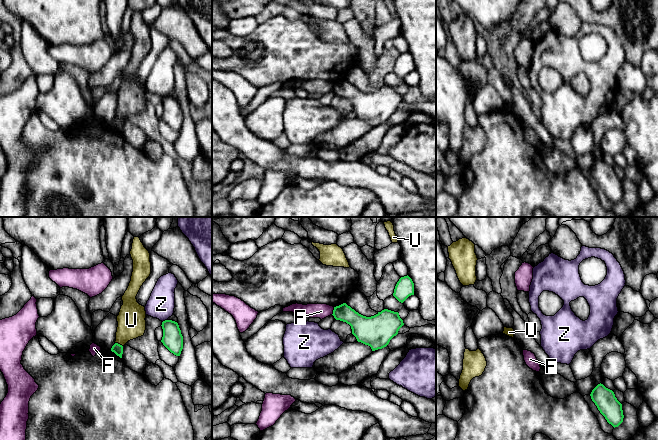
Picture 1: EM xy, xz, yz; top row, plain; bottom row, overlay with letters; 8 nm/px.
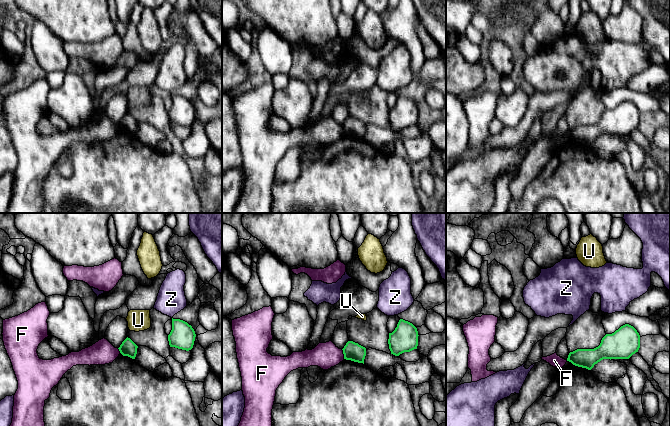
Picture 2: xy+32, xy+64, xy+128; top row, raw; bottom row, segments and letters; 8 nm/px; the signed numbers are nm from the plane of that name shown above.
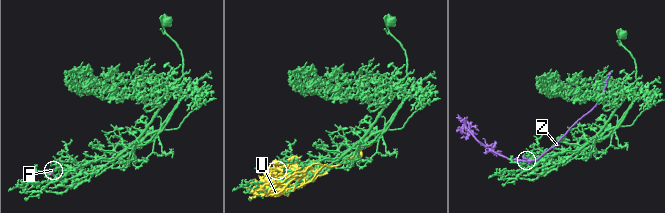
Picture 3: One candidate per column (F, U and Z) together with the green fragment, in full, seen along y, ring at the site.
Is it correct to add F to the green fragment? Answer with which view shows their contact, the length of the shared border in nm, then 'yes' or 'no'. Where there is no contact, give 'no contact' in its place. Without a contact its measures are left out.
contact in xz; length 70 nm; no

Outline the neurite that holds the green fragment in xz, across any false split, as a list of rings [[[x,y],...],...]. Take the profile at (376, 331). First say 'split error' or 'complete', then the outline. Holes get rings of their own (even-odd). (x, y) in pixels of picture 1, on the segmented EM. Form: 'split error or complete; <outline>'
complete; [[[346,303],[334,307],[332,315],[336,320],[349,324],[357,341],[370,346],[372,351],[386,347],[404,325],[398,312],[384,309],[374,316],[366,317]]]

